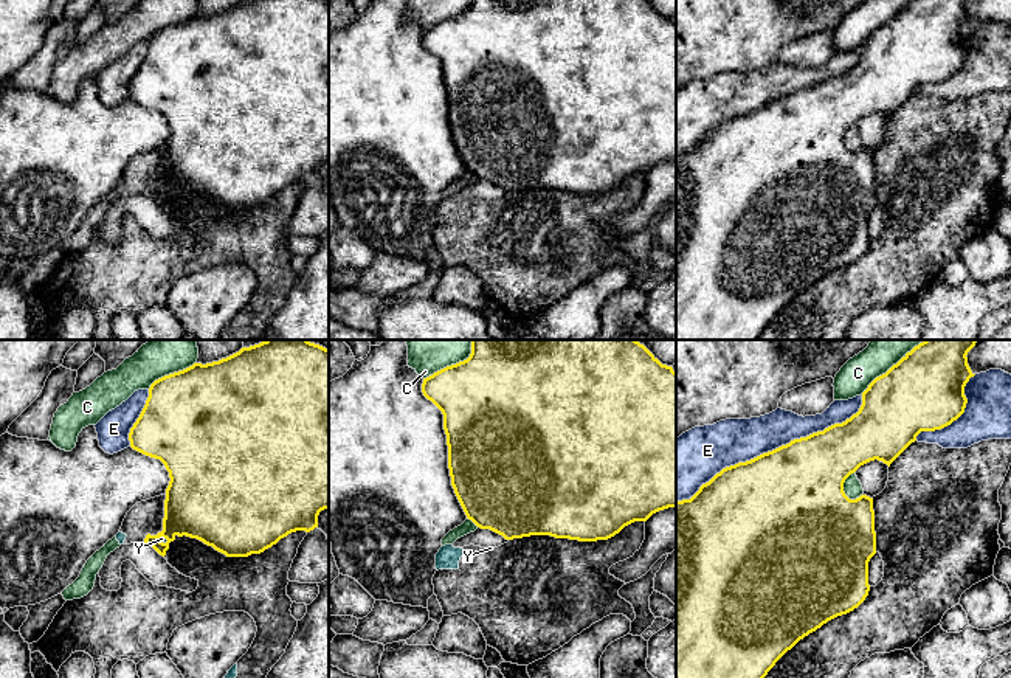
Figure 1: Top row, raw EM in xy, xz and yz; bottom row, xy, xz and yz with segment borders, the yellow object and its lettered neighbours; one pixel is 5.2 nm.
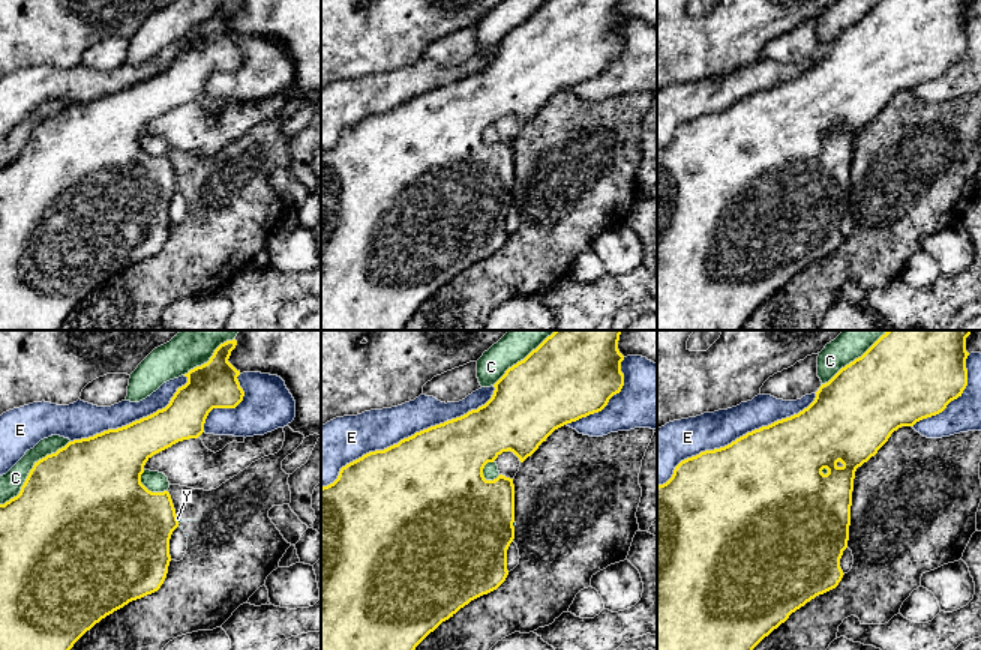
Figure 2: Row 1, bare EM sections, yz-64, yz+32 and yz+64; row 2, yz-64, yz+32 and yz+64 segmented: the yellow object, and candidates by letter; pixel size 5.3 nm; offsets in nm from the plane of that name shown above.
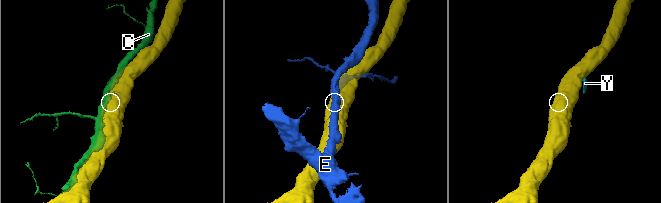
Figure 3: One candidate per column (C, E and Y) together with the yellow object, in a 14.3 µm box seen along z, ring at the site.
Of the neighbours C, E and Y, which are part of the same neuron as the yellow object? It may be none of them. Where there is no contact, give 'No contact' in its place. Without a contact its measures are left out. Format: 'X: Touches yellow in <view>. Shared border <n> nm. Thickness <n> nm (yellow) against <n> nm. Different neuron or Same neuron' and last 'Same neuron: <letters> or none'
C: Touches yellow in yz. Shared border 360 nm. Thickness 420 nm (yellow) against 170 nm. Different neuron
E: Touches yellow in yz. Shared border 1100 nm. Thickness 500 nm (yellow) against 240 nm. Different neuron
Y: Touches yellow in xy. Shared border 60 nm. Thickness 340 nm (yellow) against 20 nm. Different neuron
Same neuron: none

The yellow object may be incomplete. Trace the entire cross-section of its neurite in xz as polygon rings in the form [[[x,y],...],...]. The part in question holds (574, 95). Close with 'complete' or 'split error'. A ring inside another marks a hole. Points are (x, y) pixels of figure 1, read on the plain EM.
[[[471,0],[467,12],[423,31],[423,48],[443,67],[448,121],[454,146],[478,180],[506,192],[550,188],[578,194],[608,192],[634,174],[676,160],[676,25],[662,17],[647,0]]]; complete

